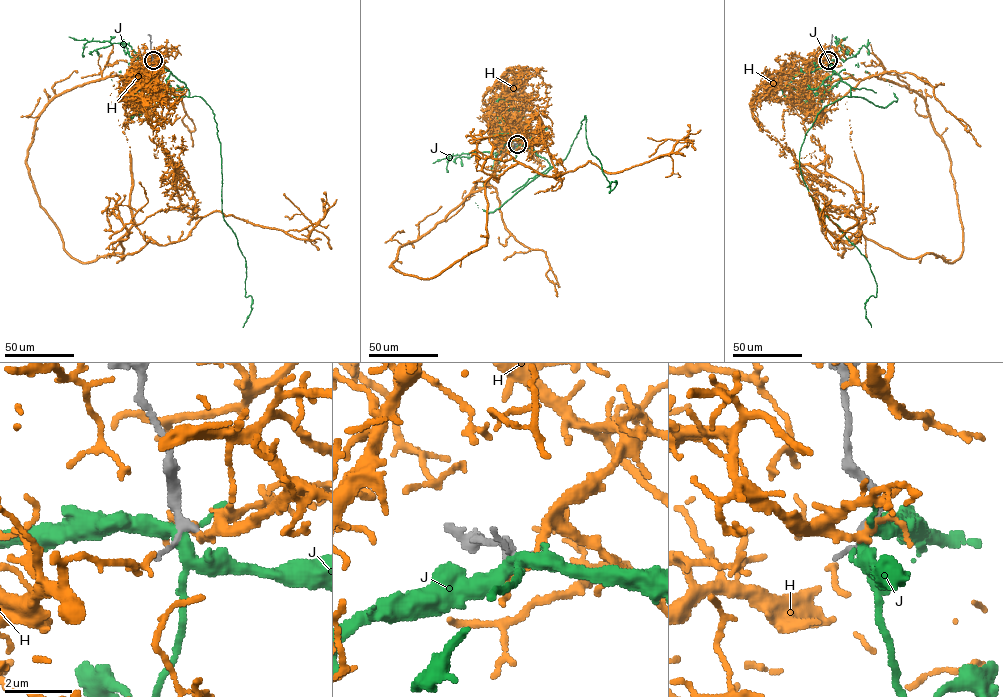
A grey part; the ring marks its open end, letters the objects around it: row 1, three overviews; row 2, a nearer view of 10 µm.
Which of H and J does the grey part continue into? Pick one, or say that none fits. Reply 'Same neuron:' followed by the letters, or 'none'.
Same neuron: none

